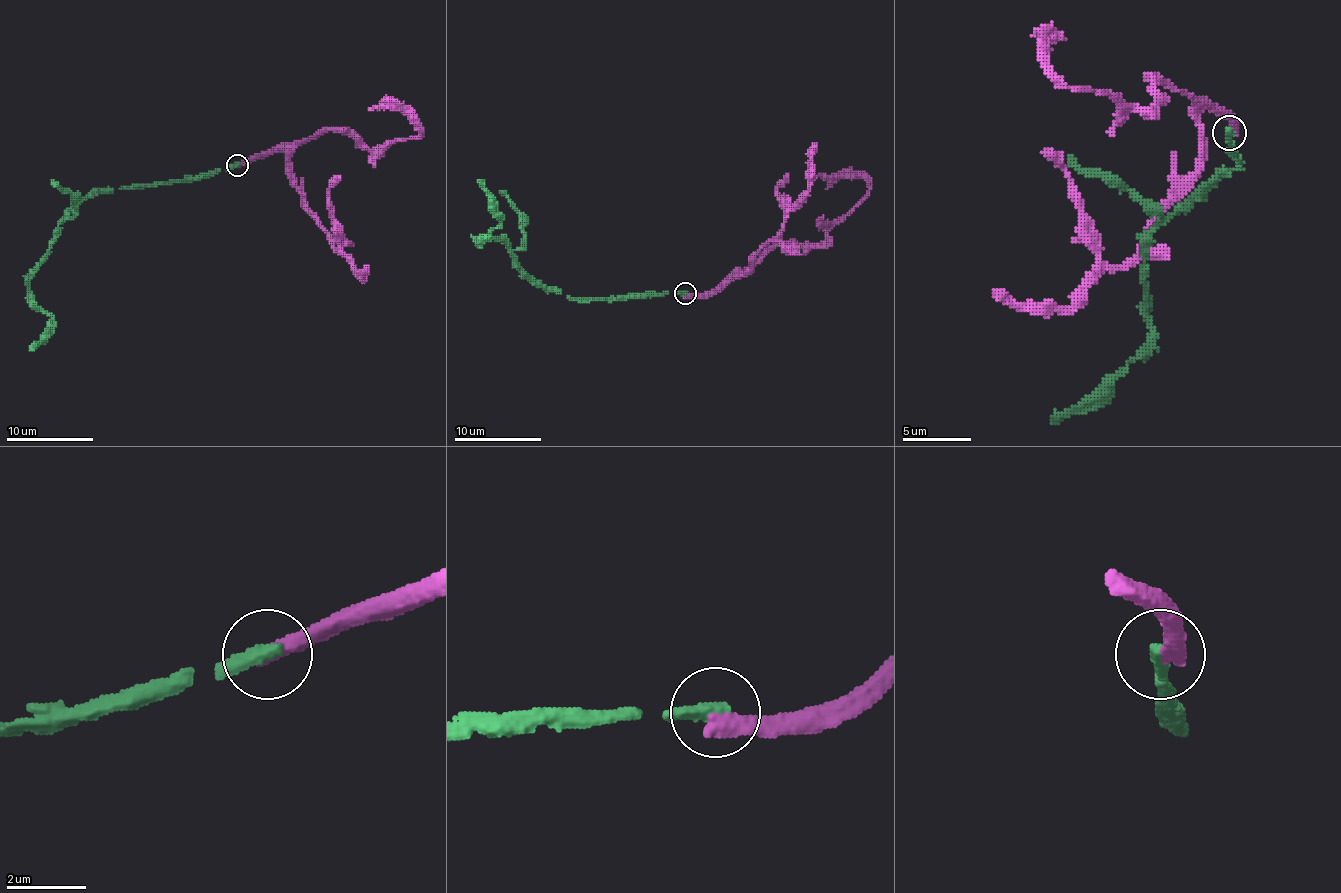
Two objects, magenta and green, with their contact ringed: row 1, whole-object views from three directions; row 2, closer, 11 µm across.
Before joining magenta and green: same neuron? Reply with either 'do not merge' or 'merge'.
do not merge

